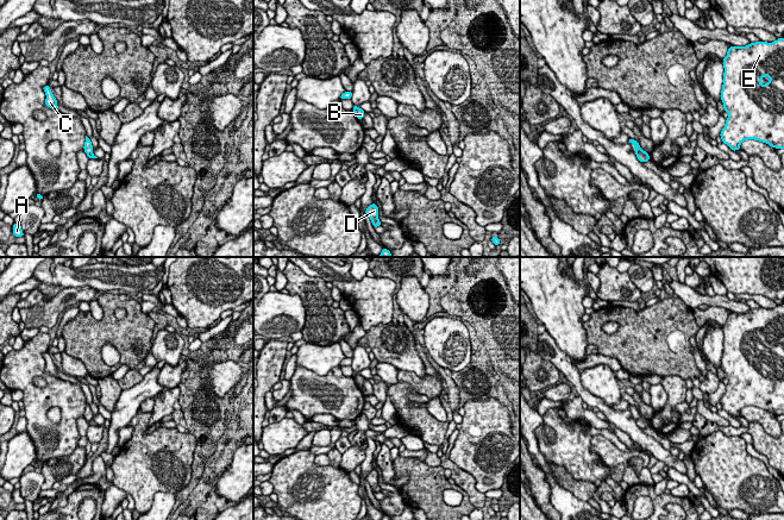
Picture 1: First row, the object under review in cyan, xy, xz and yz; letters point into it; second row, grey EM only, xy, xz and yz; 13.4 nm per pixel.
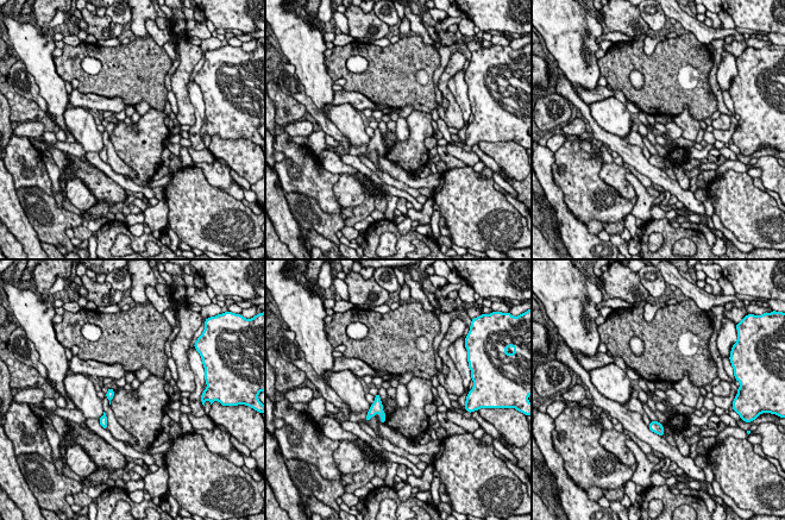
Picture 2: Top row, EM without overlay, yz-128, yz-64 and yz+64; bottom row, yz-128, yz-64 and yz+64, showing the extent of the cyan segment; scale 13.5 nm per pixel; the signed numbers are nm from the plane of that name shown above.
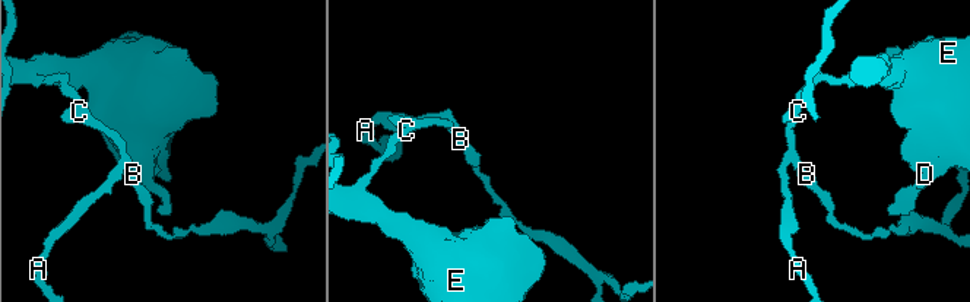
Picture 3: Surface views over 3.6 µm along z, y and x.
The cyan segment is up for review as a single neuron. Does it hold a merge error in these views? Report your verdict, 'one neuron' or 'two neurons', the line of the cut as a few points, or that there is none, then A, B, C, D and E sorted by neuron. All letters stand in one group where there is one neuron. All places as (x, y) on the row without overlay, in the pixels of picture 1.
two neurons; cut yz (641, 417), (635, 420); groups A C D E / B

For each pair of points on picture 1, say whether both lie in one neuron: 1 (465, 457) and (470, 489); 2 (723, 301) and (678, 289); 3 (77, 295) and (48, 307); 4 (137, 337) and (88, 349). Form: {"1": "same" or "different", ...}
{"1": "different", "2": "same", "3": "same", "4": "same"}

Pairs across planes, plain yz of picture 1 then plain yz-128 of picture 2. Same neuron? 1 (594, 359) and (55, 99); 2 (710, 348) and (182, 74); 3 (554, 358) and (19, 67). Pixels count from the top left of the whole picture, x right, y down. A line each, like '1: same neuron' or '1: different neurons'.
1: different neurons
2: different neurons
3: same neuron

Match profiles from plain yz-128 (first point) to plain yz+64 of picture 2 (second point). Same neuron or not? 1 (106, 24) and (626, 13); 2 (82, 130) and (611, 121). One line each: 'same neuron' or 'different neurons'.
1: same neuron
2: same neuron

